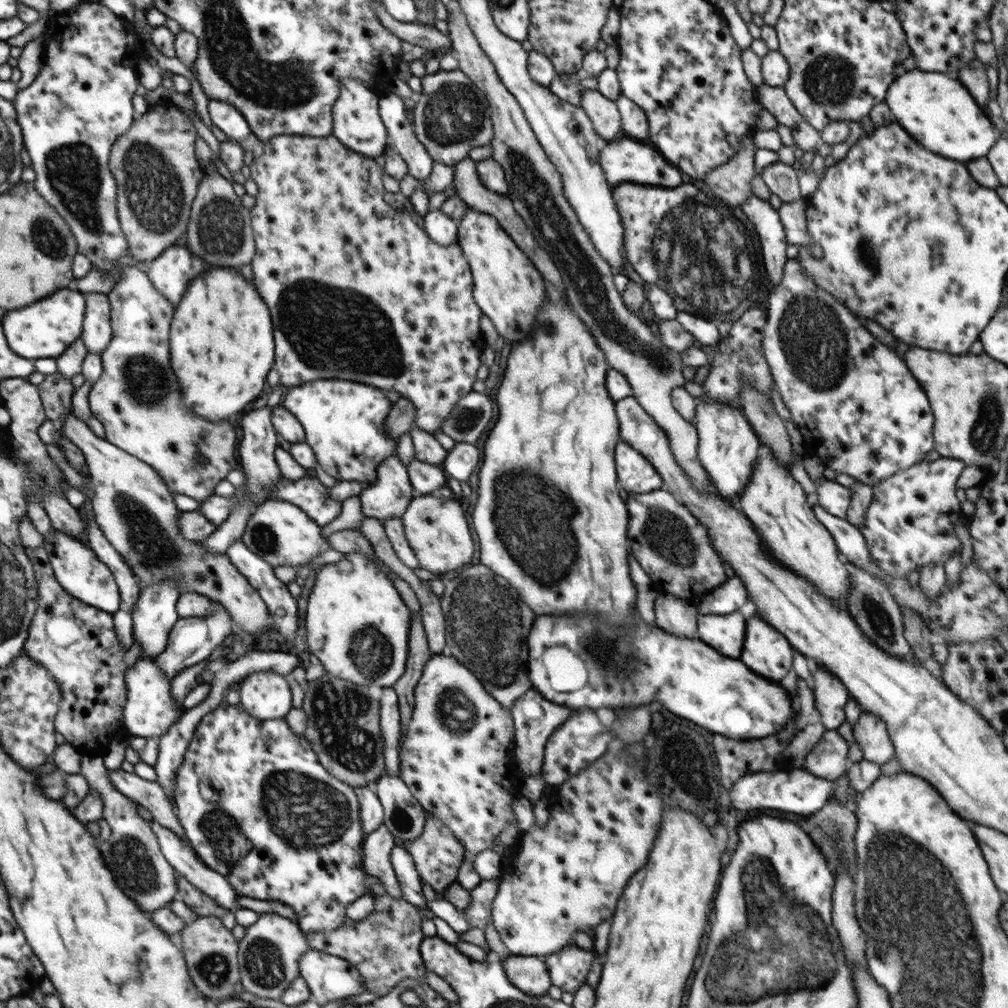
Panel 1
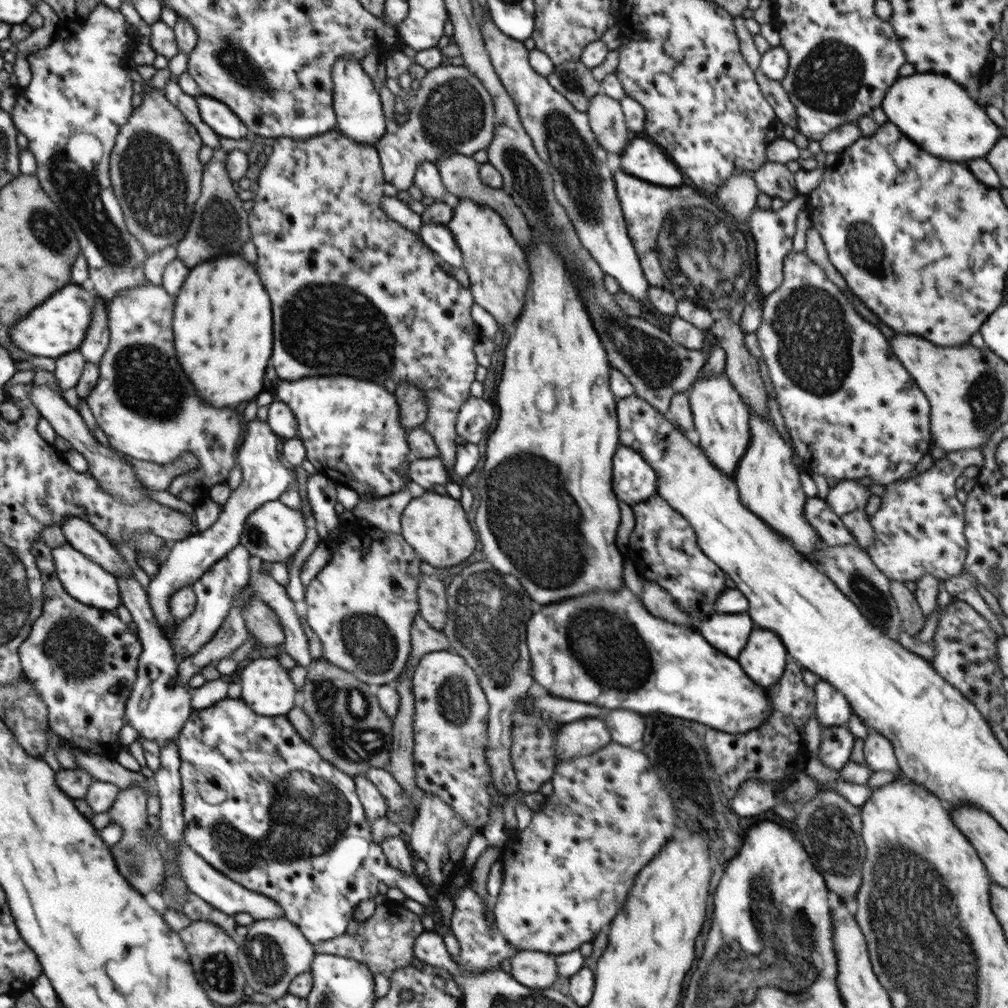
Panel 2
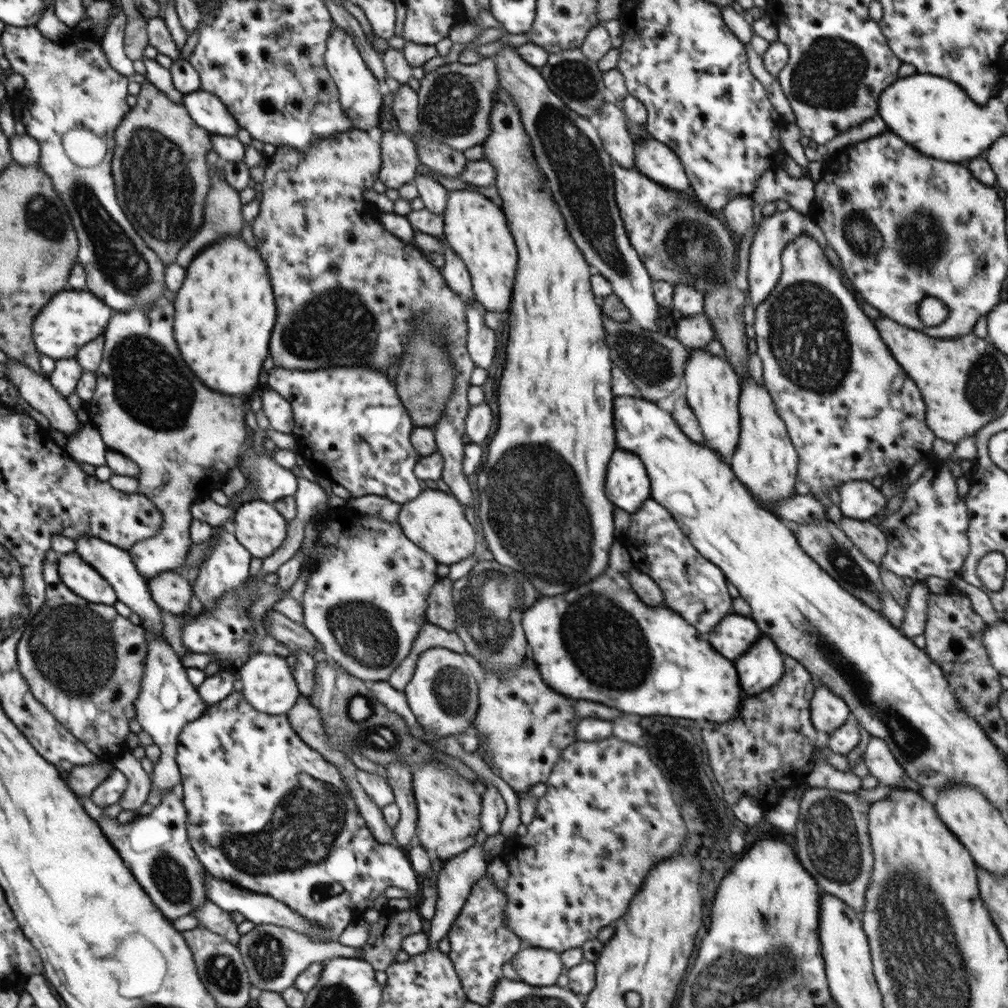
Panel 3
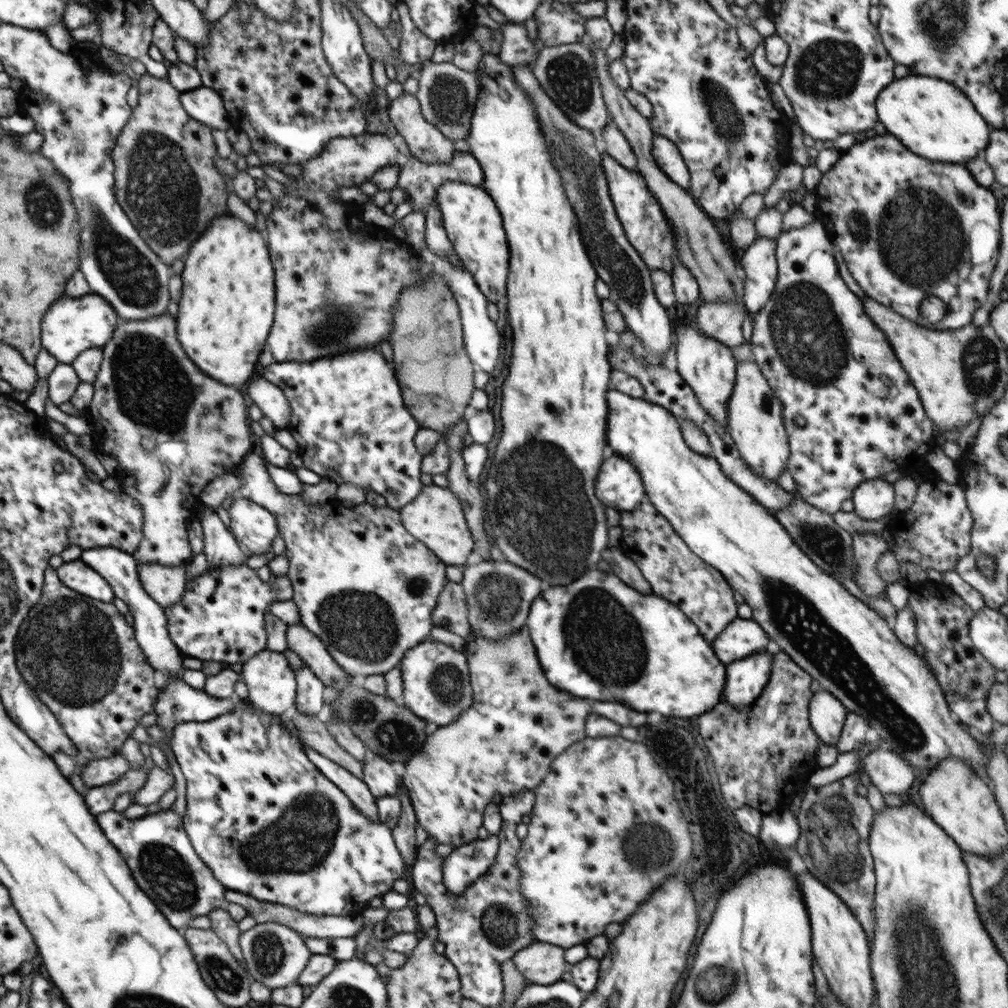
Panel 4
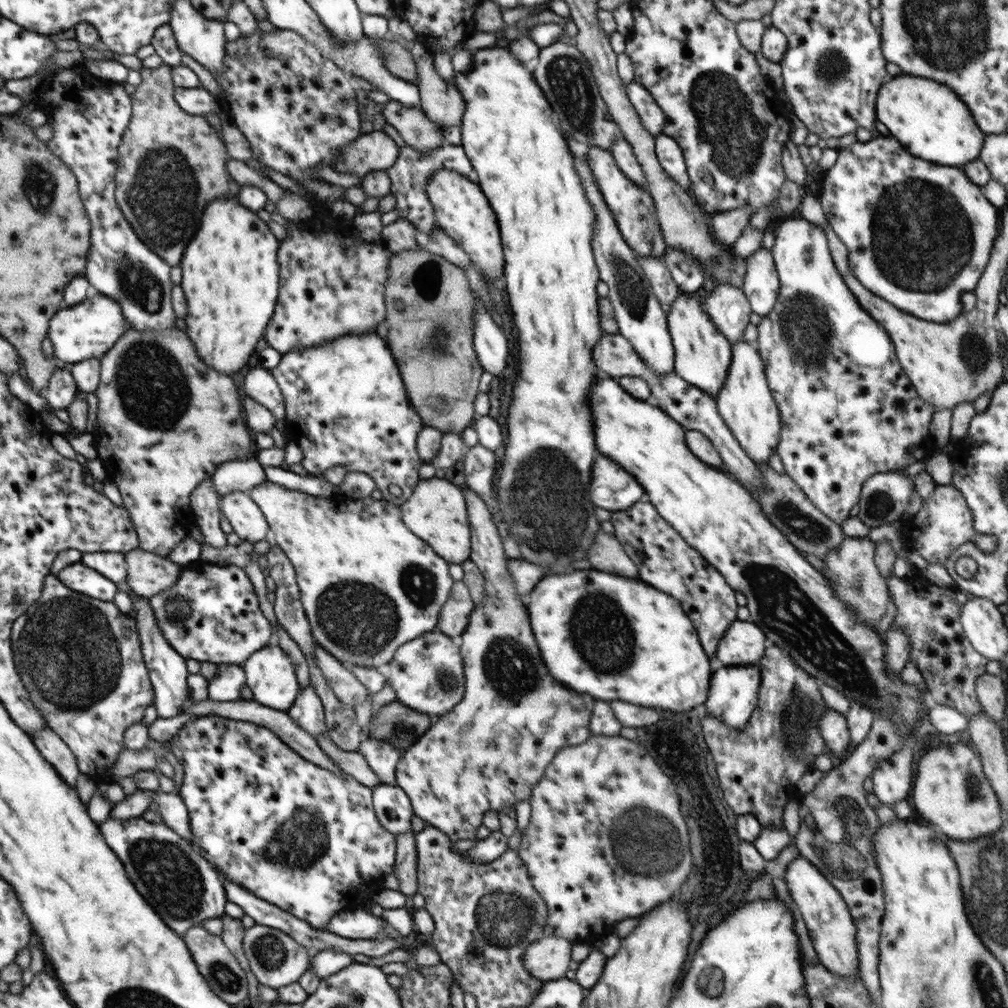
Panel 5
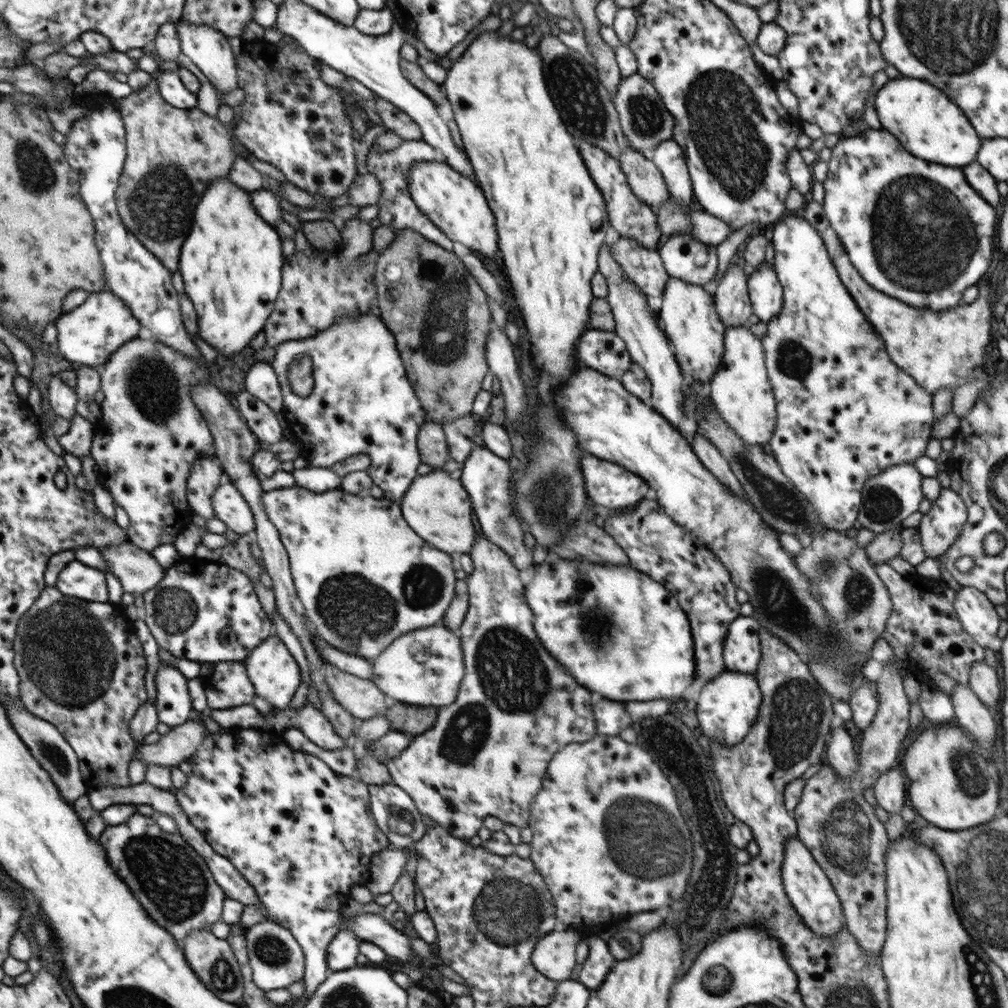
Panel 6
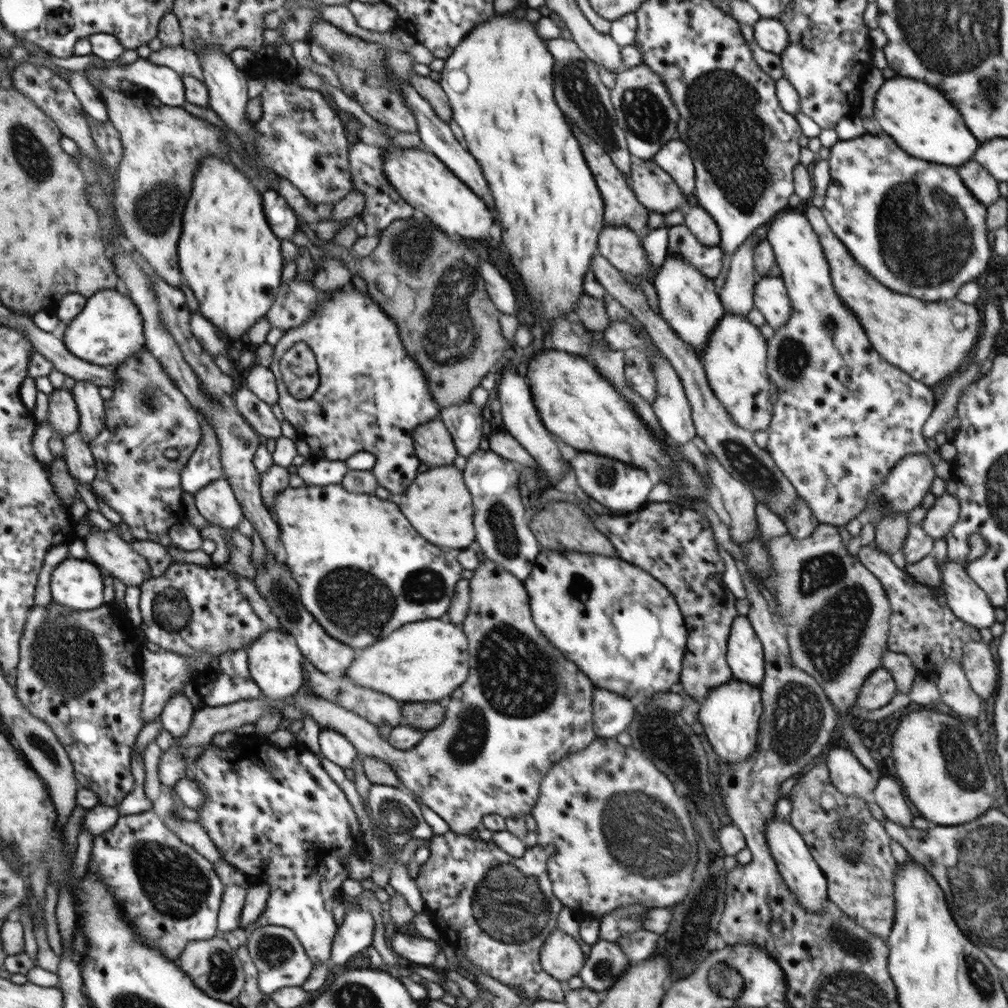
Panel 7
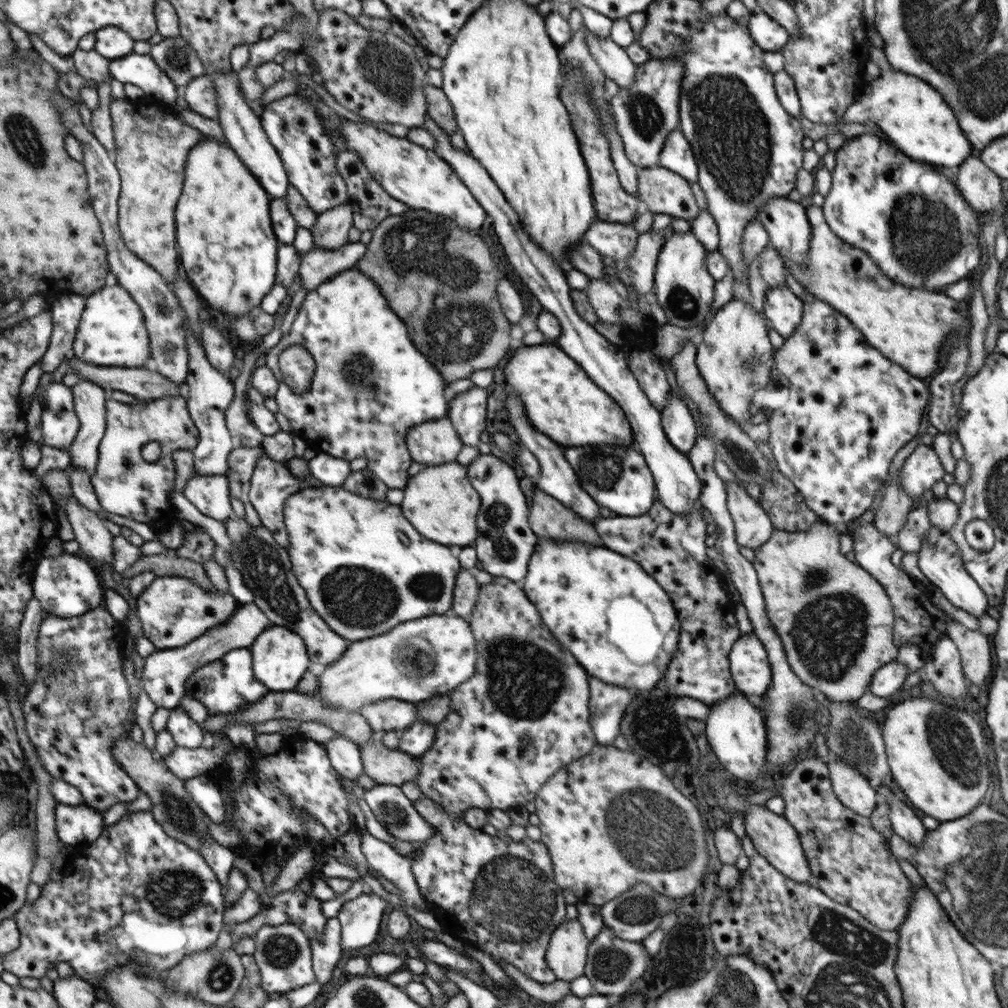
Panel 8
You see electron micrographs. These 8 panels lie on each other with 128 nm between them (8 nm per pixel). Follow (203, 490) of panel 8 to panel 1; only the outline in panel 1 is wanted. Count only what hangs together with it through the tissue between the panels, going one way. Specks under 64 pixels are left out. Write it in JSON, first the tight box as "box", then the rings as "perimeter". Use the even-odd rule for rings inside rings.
{"box":[241,499,329,575],"perimeter":[[[268,499],[260,503],[248,518],[241,542],[273,567],[297,566],[300,574],[305,575],[312,568],[310,562],[322,552],[322,546],[329,546],[327,537],[321,535],[321,528],[295,504]]]}

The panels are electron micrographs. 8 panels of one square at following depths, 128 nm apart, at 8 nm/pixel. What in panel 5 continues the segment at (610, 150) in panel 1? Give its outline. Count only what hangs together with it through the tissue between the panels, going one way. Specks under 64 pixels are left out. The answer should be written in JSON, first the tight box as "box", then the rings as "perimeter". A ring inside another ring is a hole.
{"box":[655,133,691,191],"perimeter":[[[662,133],[655,137],[655,153],[664,172],[687,191],[691,186],[691,180],[682,147],[673,138]]]}

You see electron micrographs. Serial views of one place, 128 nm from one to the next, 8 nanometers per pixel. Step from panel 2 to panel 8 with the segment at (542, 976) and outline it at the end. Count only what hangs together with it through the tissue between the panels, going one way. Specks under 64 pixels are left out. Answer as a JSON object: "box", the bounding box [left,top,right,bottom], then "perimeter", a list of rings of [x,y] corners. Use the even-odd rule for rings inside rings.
{"box":[545,918,590,983],"perimeter":[[[577,918],[564,920],[554,929],[545,959],[558,980],[570,983],[584,975],[590,944]]]}

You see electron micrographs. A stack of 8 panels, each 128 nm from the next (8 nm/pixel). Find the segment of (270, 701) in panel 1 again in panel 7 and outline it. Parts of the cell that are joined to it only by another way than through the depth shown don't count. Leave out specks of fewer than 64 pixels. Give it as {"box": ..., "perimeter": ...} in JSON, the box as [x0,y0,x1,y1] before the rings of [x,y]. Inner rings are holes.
{"box":[246,629,306,700],"perimeter":[[[269,629],[258,636],[258,639],[246,649],[249,659],[249,672],[252,674],[253,680],[257,682],[262,696],[278,700],[303,691],[302,663],[306,658],[292,635],[281,629]]]}

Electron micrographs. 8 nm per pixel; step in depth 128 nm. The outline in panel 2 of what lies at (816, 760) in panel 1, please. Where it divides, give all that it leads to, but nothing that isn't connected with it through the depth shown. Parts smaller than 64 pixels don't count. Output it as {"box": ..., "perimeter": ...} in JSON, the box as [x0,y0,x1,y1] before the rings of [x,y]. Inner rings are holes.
{"box":[818,725,854,772],"perimeter":[[[847,725],[822,728],[818,759],[834,771],[841,772],[844,764],[850,761],[854,738]]]}

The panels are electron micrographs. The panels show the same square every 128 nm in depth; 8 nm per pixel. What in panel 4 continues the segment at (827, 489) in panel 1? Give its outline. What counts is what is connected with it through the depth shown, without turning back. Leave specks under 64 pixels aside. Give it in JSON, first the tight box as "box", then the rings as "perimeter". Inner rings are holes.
{"box":[852,477,894,520],"perimeter":[[[882,477],[858,484],[852,492],[854,514],[864,520],[878,520],[894,511],[894,485]]]}

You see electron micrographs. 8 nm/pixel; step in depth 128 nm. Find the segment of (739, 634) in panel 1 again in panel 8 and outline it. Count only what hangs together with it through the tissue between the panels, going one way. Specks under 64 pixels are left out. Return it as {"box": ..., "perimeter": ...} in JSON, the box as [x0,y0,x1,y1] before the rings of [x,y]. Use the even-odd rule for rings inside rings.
{"box":[729,632,772,697],"perimeter":[[[740,632],[729,652],[729,665],[734,685],[744,696],[762,697],[772,685],[768,651],[754,633]]]}

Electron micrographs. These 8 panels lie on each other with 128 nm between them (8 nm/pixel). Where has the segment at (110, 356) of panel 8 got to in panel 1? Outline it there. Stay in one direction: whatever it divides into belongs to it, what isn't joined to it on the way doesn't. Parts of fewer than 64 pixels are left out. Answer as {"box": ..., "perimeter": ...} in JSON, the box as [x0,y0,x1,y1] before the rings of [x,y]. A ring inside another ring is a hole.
{"box":[1,288,88,359],"perimeter":[[[64,288],[54,292],[54,296],[47,296],[30,304],[30,308],[16,308],[1,320],[6,342],[12,352],[27,359],[57,358],[68,350],[70,344],[76,342],[84,334],[84,318],[88,297],[86,292],[77,288]],[[20,350],[20,352],[18,352]]]}

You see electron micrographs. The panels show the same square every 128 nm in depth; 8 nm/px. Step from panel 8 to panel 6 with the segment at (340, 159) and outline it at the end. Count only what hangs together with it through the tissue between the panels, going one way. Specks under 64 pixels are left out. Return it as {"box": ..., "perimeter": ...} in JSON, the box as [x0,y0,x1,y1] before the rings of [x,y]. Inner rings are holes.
{"box":[364,139,453,252],"perimeter":[[[423,139],[417,141],[405,140],[398,148],[391,151],[380,151],[376,147],[370,147],[364,166],[366,166],[366,170],[370,174],[376,176],[378,182],[380,182],[380,186],[382,186],[382,192],[377,201],[378,210],[380,210],[377,218],[380,220],[381,226],[390,226],[390,228],[394,229],[408,227],[420,233],[426,239],[438,243],[446,251],[452,252],[453,241],[416,206],[410,197],[410,188],[408,188],[406,173],[408,173],[408,167],[418,161],[438,161],[444,163],[446,162],[446,158],[436,148],[432,148],[430,144],[426,144]]]}

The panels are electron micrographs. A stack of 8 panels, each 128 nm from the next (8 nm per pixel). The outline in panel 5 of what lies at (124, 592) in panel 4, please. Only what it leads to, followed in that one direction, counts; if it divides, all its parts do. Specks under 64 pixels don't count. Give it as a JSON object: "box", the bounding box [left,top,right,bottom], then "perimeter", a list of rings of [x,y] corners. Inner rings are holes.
{"box":[80,552,190,719],"perimeter":[[[88,552],[82,555],[80,562],[102,573],[102,576],[109,577],[114,583],[126,582],[128,577],[128,566],[122,553]],[[136,595],[136,599],[132,598],[134,603],[138,619],[138,628],[141,635],[141,648],[144,649],[145,663],[150,669],[150,681],[153,682],[154,690],[157,693],[157,699],[155,700],[155,707],[157,710],[157,716],[160,719],[174,718],[178,714],[183,713],[184,706],[186,706],[186,700],[190,695],[190,691],[187,686],[187,679],[189,676],[186,670],[186,659],[180,656],[180,653],[166,640],[165,636],[162,636],[160,628],[158,628],[158,622],[154,618],[154,610],[150,606],[149,599]]]}

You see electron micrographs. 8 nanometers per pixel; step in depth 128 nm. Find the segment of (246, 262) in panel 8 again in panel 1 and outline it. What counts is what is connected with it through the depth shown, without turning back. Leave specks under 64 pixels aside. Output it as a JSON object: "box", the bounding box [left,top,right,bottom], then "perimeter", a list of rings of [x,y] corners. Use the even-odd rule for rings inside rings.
{"box":[173,266,274,422],"perimeter":[[[211,266],[206,267],[198,278],[192,280],[192,284],[186,288],[186,300],[182,300],[182,308],[175,307],[173,314],[174,319],[174,372],[178,372],[178,380],[184,382],[182,384],[182,394],[186,396],[186,404],[190,404],[190,408],[194,408],[194,412],[198,412],[200,416],[212,420],[212,422],[220,422],[230,418],[232,414],[240,412],[246,404],[250,404],[252,400],[256,400],[263,396],[260,394],[266,386],[266,374],[270,372],[270,366],[274,364],[274,336],[272,317],[270,317],[270,309],[266,308],[264,299],[258,293],[256,286],[252,286],[248,279],[242,274],[238,274],[238,270],[233,267]]]}

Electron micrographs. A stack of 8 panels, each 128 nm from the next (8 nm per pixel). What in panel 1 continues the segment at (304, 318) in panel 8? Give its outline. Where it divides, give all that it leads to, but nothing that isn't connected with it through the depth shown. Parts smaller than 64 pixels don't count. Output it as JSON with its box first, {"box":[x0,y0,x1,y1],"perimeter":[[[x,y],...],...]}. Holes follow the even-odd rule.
{"box":[281,380,398,485],"perimeter":[[[314,380],[310,384],[286,388],[281,404],[296,416],[303,427],[305,442],[314,452],[317,468],[324,469],[337,482],[358,481],[373,485],[377,480],[378,466],[396,455],[398,439],[391,438],[385,430],[385,420],[393,404],[382,389],[348,380]]]}

